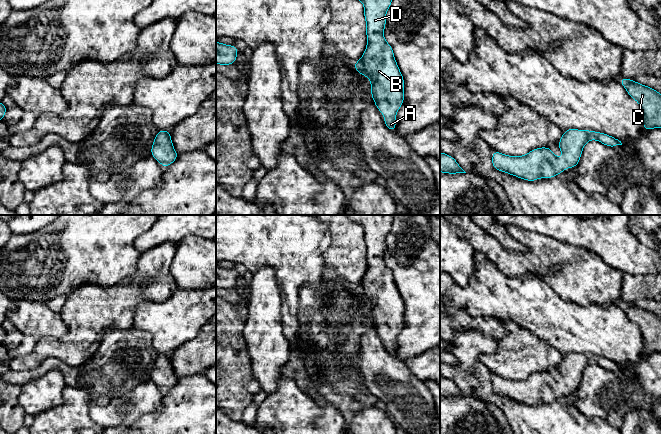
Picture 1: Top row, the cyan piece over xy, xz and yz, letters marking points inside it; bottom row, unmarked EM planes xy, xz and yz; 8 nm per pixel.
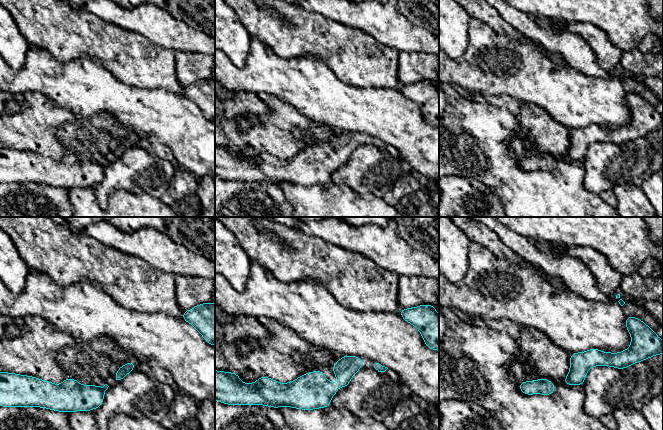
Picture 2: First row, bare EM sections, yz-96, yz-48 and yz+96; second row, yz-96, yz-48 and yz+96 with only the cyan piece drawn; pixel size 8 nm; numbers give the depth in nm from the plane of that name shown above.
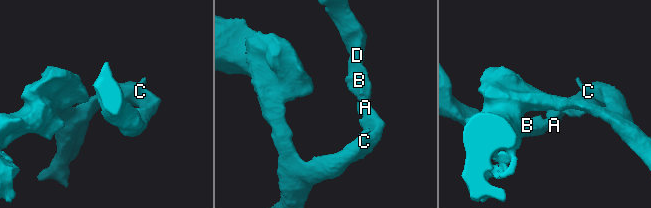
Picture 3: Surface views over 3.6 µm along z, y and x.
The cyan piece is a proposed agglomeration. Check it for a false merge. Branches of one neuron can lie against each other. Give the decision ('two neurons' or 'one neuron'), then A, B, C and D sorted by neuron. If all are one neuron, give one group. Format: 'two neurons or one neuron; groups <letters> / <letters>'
one neuron; groups A B C D

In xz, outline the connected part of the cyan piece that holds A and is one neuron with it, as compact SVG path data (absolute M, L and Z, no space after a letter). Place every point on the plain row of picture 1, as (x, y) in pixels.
M347 215L364 229L367 271L354 293L367 300L375 330L385 340L384 347L393 356L396 340L404 326L404 302L394 281L393 273L384 263L386 236L390 232L393 215Z

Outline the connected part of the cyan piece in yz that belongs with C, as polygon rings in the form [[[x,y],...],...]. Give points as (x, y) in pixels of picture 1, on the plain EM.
[[[626,301],[619,303],[631,322],[635,323],[642,335],[643,353],[661,352],[661,318],[648,310]]]

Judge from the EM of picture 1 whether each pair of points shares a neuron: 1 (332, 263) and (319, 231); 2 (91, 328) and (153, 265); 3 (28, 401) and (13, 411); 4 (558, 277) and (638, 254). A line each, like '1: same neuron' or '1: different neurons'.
1: different neurons
2: same neuron
3: different neurons
4: different neurons

